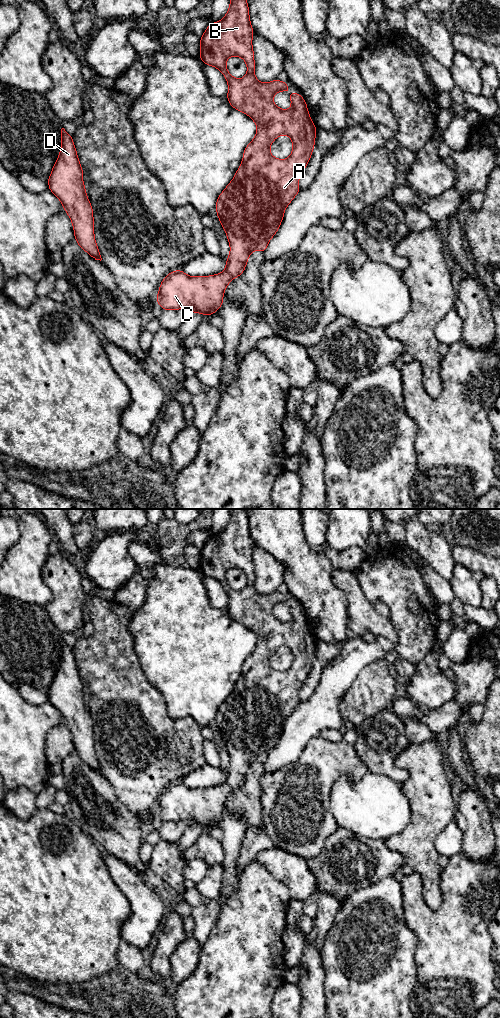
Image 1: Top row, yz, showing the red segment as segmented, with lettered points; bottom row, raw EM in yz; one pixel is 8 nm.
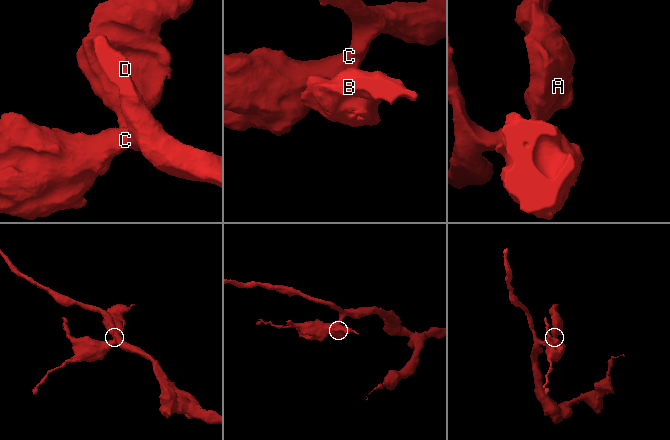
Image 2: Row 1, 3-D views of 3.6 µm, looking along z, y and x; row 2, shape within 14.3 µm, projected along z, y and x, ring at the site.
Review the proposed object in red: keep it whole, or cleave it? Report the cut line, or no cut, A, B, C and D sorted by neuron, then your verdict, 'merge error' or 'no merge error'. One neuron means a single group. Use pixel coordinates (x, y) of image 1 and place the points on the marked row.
no cut; A B C D; no merge error

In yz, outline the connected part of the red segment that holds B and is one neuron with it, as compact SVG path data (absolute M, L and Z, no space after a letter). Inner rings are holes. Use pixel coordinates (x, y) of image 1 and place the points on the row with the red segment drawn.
M230 0L224 18L211 22L200 38L199 58L204 64L221 71L228 82L226 99L234 109L247 114L256 123L257 131L254 139L244 149L243 160L234 178L219 195L215 205L230 244L225 270L220 274L203 277L188 276L182 270L170 272L161 282L156 297L156 303L163 310L186 309L188 312L210 316L221 307L226 287L232 279L243 274L251 252L258 250L263 253L276 234L286 207L300 191L299 178L312 156L316 126L308 113L307 104L299 93L290 93L288 84L278 78L268 83L256 79L253 34L247 1ZM231 56L241 57L246 62L247 74L242 79L236 79L228 72L226 60ZM279 91L286 91L290 95L290 109L282 110L273 102L273 96ZM280 135L289 136L293 143L292 153L285 160L270 154L270 145Z

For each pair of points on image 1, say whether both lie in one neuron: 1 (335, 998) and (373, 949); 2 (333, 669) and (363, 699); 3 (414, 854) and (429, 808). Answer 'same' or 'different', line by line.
1: same
2: different
3: same

